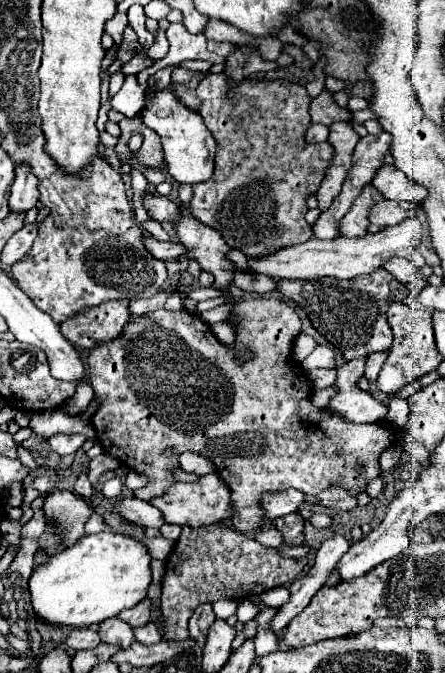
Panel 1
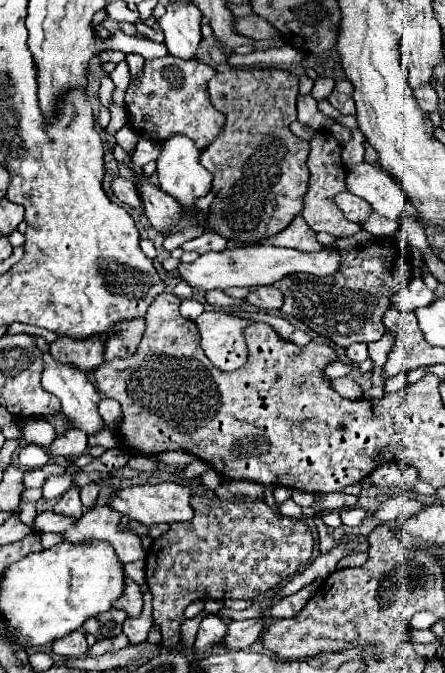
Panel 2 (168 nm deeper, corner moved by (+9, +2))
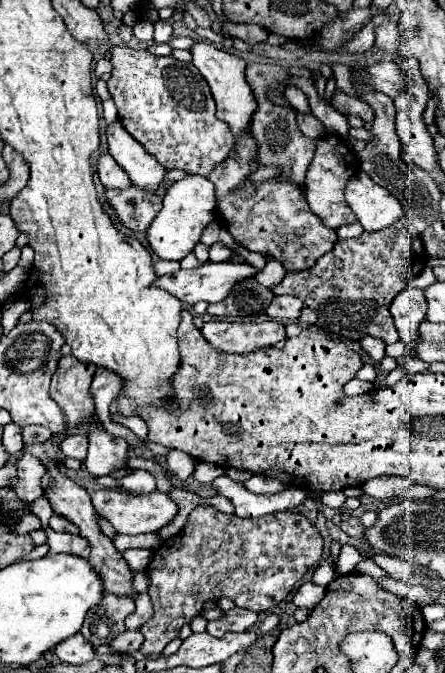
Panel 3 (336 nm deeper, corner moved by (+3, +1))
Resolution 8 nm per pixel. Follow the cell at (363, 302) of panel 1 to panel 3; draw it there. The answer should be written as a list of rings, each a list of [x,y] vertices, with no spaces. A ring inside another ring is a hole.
[[[407,216],[403,220],[399,220],[399,224],[393,224],[391,228],[383,230],[383,232],[363,232],[359,238],[351,238],[351,240],[337,240],[333,250],[323,254],[311,268],[307,270],[289,270],[285,272],[283,280],[269,288],[273,294],[291,294],[303,300],[303,310],[299,316],[299,322],[317,326],[319,330],[327,332],[327,324],[329,324],[329,332],[343,338],[343,340],[361,340],[363,336],[375,336],[387,344],[399,340],[395,322],[391,312],[387,310],[391,300],[403,292],[403,288],[409,286],[409,282],[425,268],[427,264],[427,254],[425,248],[421,246],[419,240],[419,252],[415,252],[413,240],[411,240],[411,224],[407,224]]]

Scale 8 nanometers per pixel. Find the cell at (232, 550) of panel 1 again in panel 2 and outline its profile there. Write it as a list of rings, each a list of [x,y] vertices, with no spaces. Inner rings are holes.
[[[193,491],[189,503],[195,511],[193,519],[187,523],[173,523],[167,533],[153,541],[145,557],[147,585],[153,593],[153,627],[161,631],[165,647],[175,647],[179,643],[181,623],[185,619],[183,611],[189,603],[201,599],[255,601],[261,593],[269,593],[279,583],[293,577],[309,563],[313,553],[313,537],[309,527],[301,519],[285,517],[273,511],[265,501],[233,503],[221,497],[207,497]]]

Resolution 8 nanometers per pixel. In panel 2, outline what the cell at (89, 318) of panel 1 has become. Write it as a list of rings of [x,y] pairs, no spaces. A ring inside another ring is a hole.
[[[59,337],[55,343],[51,343],[49,351],[53,359],[59,363],[71,365],[83,373],[95,371],[103,363],[103,347],[105,339],[89,339],[89,341],[75,341],[69,337]]]

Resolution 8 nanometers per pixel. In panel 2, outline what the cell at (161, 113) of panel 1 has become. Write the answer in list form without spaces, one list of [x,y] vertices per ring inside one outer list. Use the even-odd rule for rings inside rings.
[[[175,135],[165,145],[161,145],[161,155],[157,159],[159,189],[165,191],[167,195],[171,195],[177,201],[177,205],[189,215],[197,213],[195,199],[205,197],[211,191],[211,181],[213,181],[211,173],[199,163],[199,155],[201,153],[191,139],[187,139],[185,135]]]

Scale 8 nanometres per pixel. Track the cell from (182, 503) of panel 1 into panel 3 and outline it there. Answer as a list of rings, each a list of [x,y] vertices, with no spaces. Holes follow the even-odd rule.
[[[97,490],[91,494],[93,508],[97,514],[105,516],[117,534],[129,534],[137,536],[143,532],[159,532],[165,524],[171,522],[171,518],[177,514],[177,504],[163,492],[151,492],[151,494],[131,494],[121,490]]]

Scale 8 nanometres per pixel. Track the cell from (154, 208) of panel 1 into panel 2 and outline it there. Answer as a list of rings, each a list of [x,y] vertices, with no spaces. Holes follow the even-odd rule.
[[[117,177],[113,183],[111,183],[111,189],[115,193],[115,197],[129,205],[129,207],[141,207],[141,197],[135,189],[135,183],[131,179],[125,179],[125,177]]]

